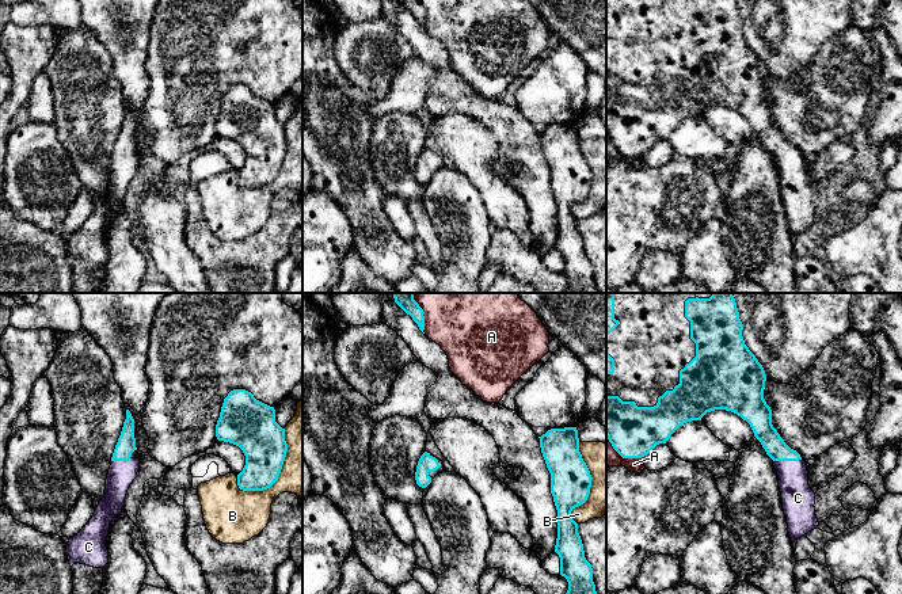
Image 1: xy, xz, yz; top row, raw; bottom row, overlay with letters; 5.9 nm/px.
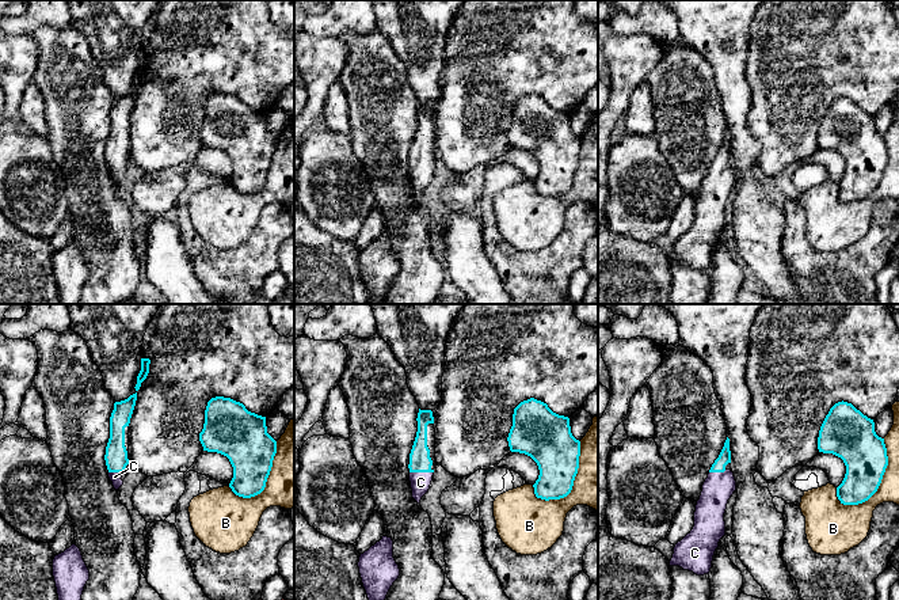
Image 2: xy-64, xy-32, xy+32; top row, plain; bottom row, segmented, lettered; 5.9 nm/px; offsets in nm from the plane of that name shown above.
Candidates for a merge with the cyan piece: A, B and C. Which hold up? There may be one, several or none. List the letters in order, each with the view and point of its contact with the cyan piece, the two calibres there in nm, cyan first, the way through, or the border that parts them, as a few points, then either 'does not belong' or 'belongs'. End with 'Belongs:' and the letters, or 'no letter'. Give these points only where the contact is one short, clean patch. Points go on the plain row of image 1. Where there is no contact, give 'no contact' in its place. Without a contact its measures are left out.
A: xz (423, 15) | 80/320 nm | does not belong
B: xy (280, 168) | 280/240 nm | does not belong
C: yz (787, 156) | 130/190 nm | belongs
Belongs: C

